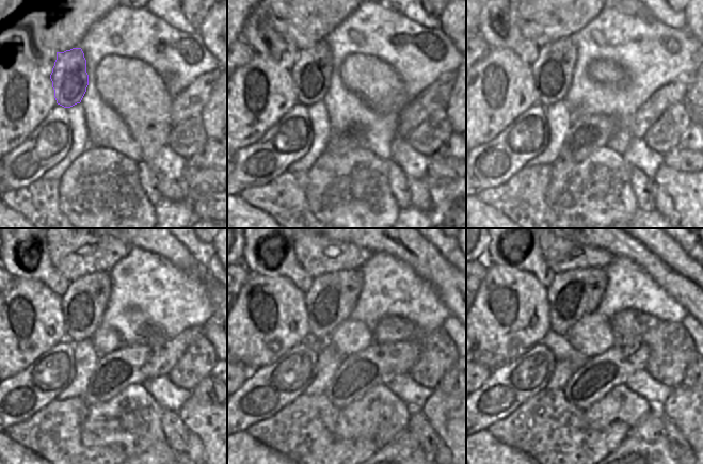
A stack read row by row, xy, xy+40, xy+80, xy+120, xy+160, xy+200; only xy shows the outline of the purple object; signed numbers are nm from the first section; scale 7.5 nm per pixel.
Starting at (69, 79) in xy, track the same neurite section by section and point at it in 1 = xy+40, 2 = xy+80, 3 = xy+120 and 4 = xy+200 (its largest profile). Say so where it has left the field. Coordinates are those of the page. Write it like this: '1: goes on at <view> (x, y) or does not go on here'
1: goes on at xy+40 (312, 72)
2: goes on at xy+80 (553, 70)
3: goes on at xy+120 (83, 304)
4: goes on at xy+200 (573, 293)

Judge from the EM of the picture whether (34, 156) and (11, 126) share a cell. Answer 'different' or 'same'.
different

